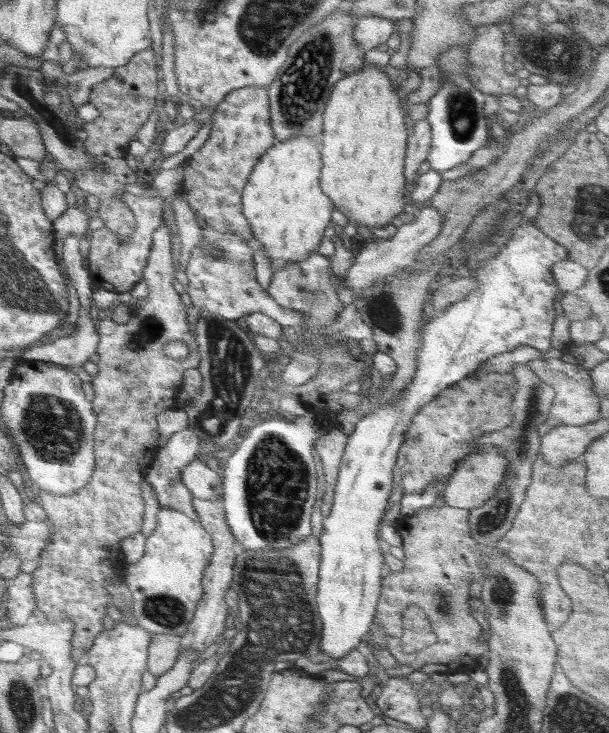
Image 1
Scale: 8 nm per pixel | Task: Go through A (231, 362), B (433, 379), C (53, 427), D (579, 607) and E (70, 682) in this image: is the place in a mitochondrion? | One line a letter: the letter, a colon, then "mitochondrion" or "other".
A: mitochondrion
B: other
C: mitochondrion
D: other
E: other

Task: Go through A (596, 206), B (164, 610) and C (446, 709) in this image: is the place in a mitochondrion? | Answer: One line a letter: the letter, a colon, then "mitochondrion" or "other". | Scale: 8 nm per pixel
A: mitochondrion
B: mitochondrion
C: other

